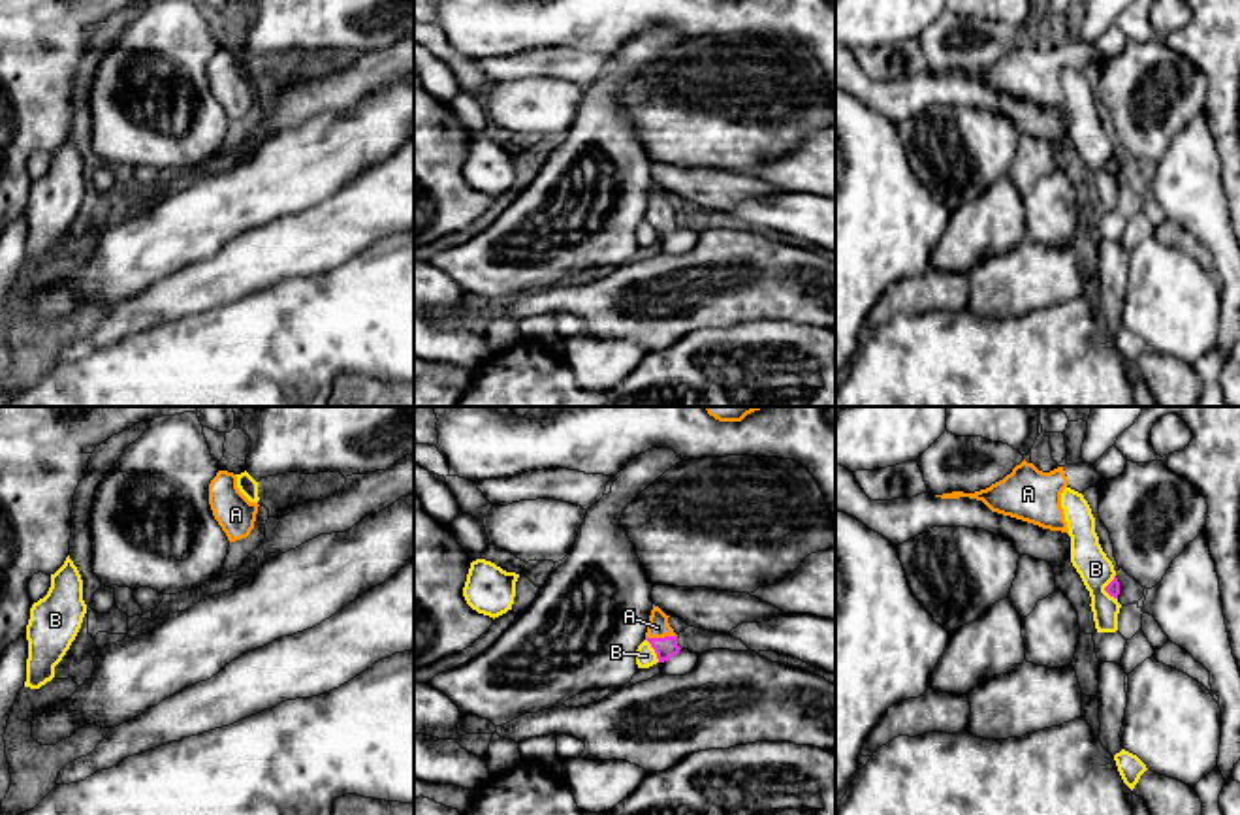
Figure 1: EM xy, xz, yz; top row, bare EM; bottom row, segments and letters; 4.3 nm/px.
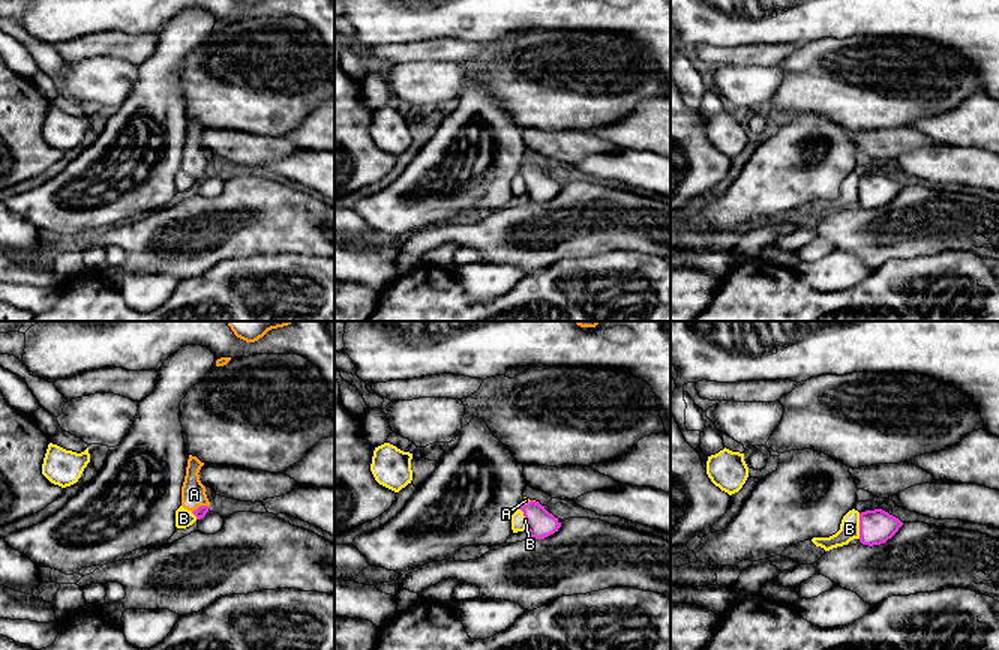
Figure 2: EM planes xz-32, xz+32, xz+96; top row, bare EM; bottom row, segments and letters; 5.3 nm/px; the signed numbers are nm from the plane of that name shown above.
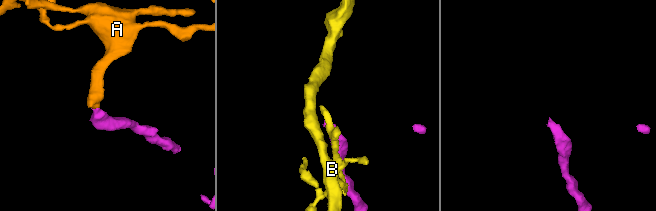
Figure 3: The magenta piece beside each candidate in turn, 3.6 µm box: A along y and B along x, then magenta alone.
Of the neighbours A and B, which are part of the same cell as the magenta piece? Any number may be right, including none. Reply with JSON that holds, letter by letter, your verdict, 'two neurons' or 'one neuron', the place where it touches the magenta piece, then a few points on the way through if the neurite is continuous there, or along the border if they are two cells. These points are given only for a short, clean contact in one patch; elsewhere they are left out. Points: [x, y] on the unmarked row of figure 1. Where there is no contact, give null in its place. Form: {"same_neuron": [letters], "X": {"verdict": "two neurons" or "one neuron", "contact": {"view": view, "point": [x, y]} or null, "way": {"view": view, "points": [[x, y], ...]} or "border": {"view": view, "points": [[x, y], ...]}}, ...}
{"same_neuron": ["A"], "A": {"verdict": "one neuron", "contact": {"view": "xz", "point": [661, 217]}, "way": {"view": "xz", "points": [[665, 226], [661, 217], [657, 206]]}}, "B": {"verdict": "two neurons", "contact": {"view": "xz", "point": [653, 226]}}}

